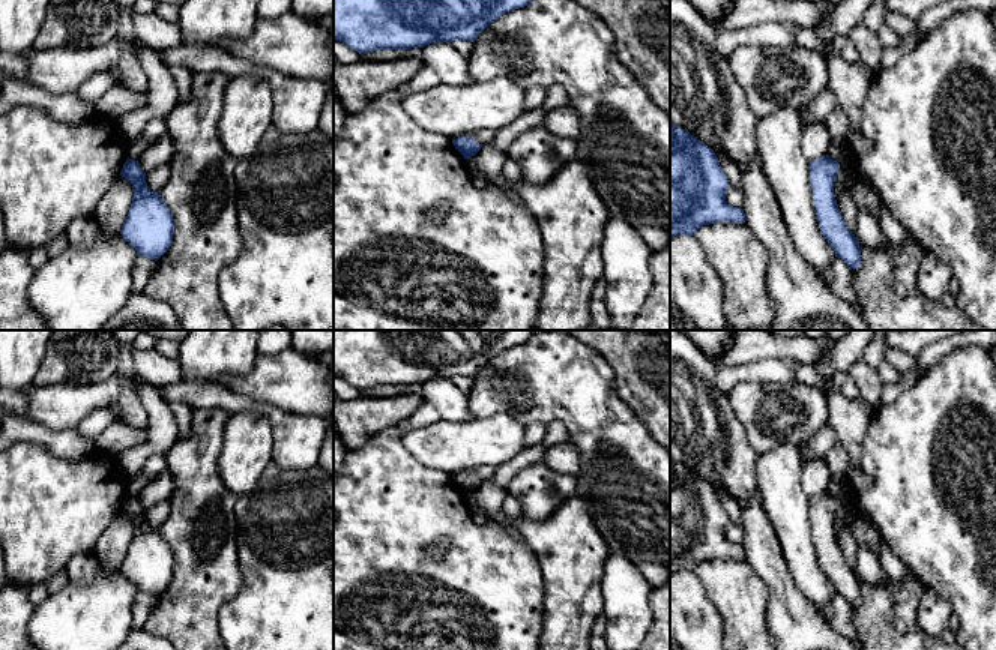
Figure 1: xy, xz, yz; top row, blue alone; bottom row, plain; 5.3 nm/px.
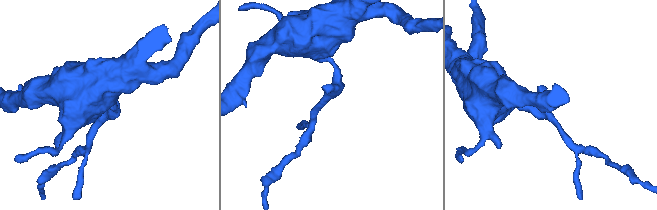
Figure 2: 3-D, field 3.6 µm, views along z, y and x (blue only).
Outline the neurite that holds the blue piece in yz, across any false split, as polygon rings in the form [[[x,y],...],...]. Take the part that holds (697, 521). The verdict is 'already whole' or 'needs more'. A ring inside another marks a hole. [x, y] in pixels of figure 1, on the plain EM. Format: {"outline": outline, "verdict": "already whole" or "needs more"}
{"outline": [[[670,456],[670,573],[694,572],[708,560],[744,560],[744,546],[726,537],[727,524],[715,488]]], "verdict": "already whole"}

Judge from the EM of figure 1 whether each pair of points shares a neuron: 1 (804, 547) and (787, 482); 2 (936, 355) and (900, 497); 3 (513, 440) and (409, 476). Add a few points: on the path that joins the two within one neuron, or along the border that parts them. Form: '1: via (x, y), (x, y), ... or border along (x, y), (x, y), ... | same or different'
1: via (793, 530), (787, 499) | same
2: border along (966, 346), (957, 347), (941, 358), (909, 386) | different
3: border along (404, 446), (422, 464), (440, 469), (449, 476) | different

